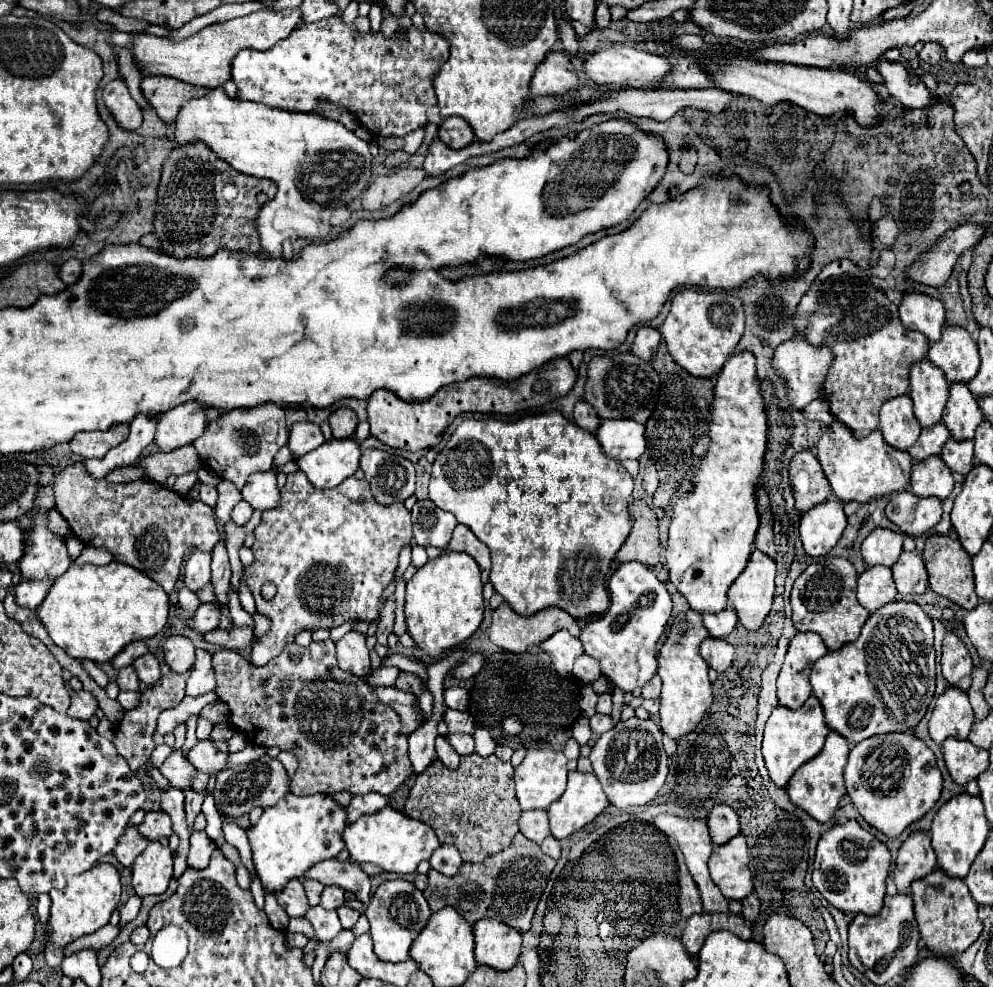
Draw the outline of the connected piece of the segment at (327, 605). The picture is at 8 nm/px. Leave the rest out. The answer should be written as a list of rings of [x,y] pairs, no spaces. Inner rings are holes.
[[[302,472],[288,474],[280,506],[264,512],[262,522],[254,530],[252,552],[256,556],[256,564],[252,566],[252,576],[242,576],[256,598],[256,610],[272,620],[272,630],[252,644],[250,662],[254,666],[268,664],[284,650],[286,644],[292,644],[302,630],[314,632],[318,628],[334,628],[352,618],[366,622],[378,618],[378,600],[394,578],[400,550],[408,544],[412,544],[410,512],[400,502],[392,506],[378,504],[372,498],[366,480],[350,476],[332,490],[316,490]],[[266,582],[276,586],[276,596],[272,600],[262,596],[262,586]]]

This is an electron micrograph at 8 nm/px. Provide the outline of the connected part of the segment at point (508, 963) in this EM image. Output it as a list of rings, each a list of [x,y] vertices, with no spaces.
[[[480,920],[474,924],[476,962],[496,970],[510,970],[522,952],[522,934],[498,920]]]

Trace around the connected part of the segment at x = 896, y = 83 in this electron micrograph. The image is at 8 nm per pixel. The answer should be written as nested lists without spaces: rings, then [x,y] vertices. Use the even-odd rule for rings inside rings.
[[[880,60],[878,72],[884,78],[884,86],[890,92],[890,96],[896,100],[902,108],[926,108],[932,100],[932,92],[922,84],[922,80],[914,74],[908,74],[908,70],[898,62]]]

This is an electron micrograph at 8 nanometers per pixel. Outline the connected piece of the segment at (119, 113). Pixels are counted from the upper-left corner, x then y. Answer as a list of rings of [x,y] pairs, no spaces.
[[[122,78],[112,80],[102,94],[106,106],[110,108],[116,122],[126,130],[138,130],[142,124],[142,110],[130,96],[130,90]]]

